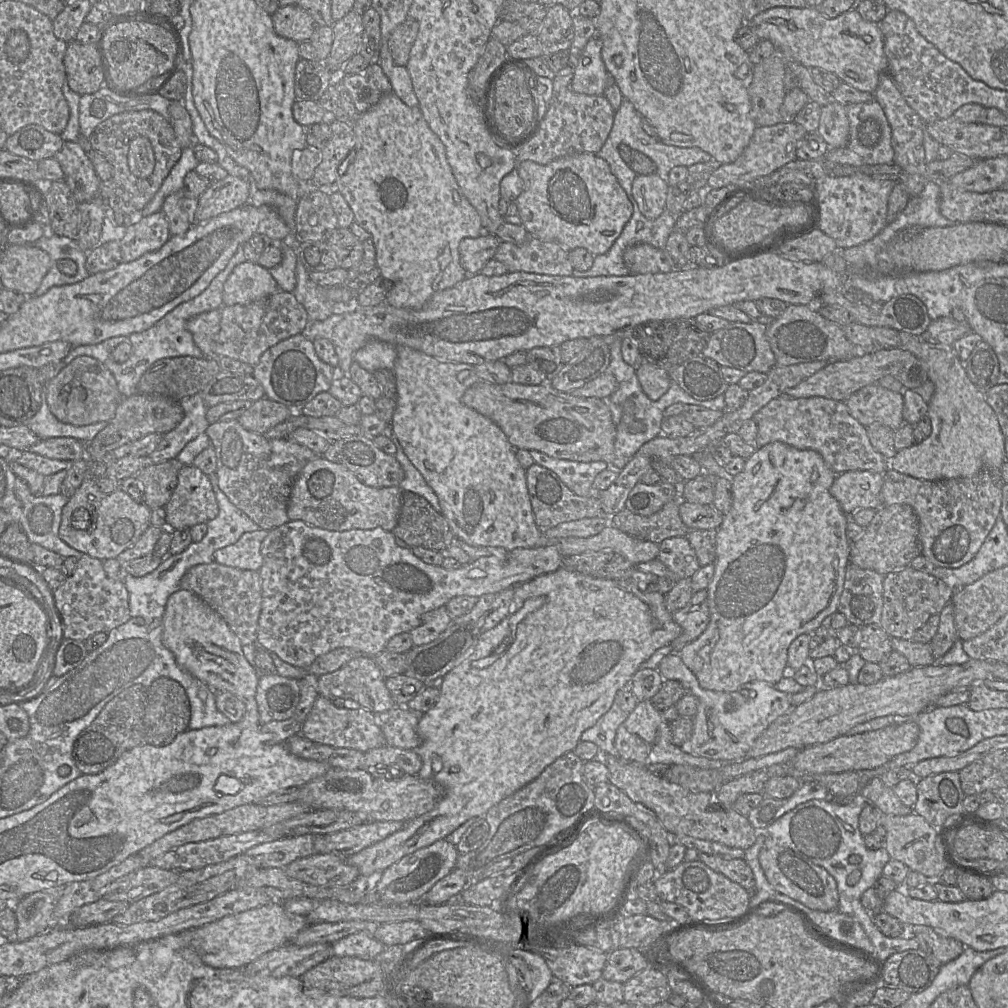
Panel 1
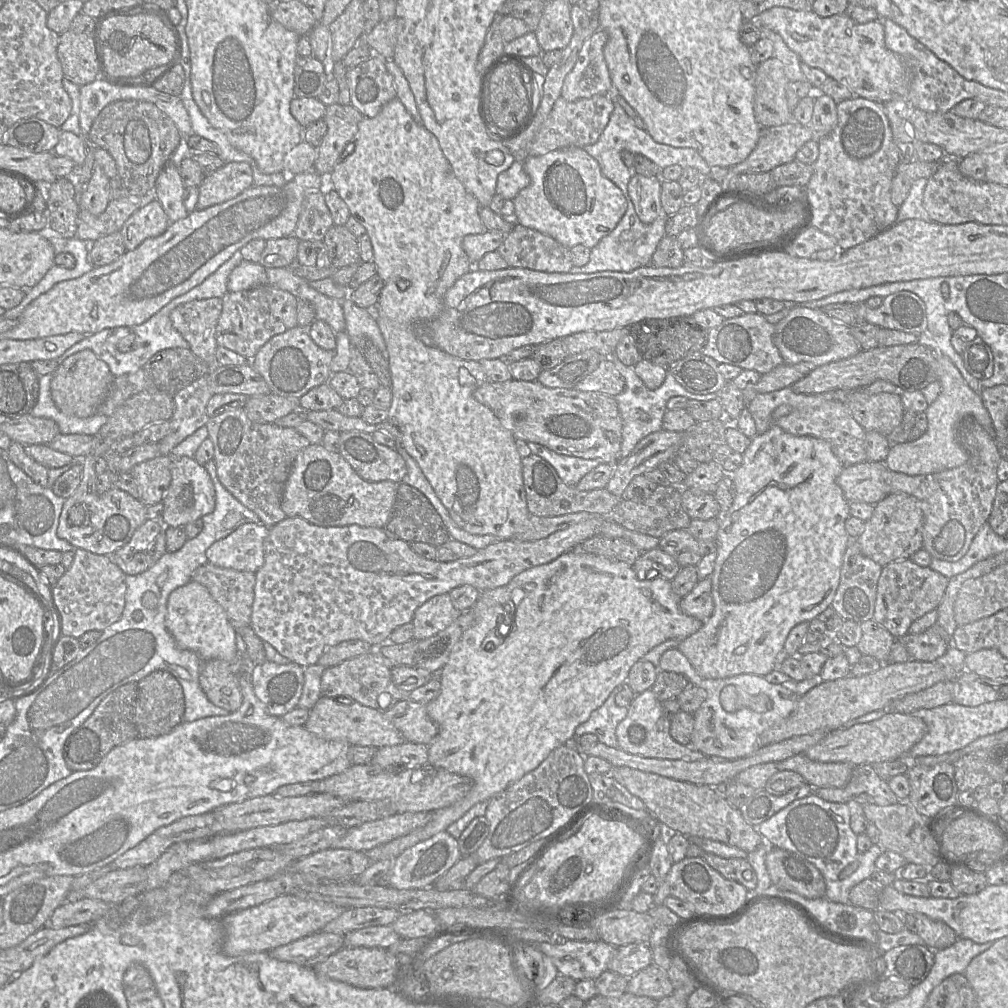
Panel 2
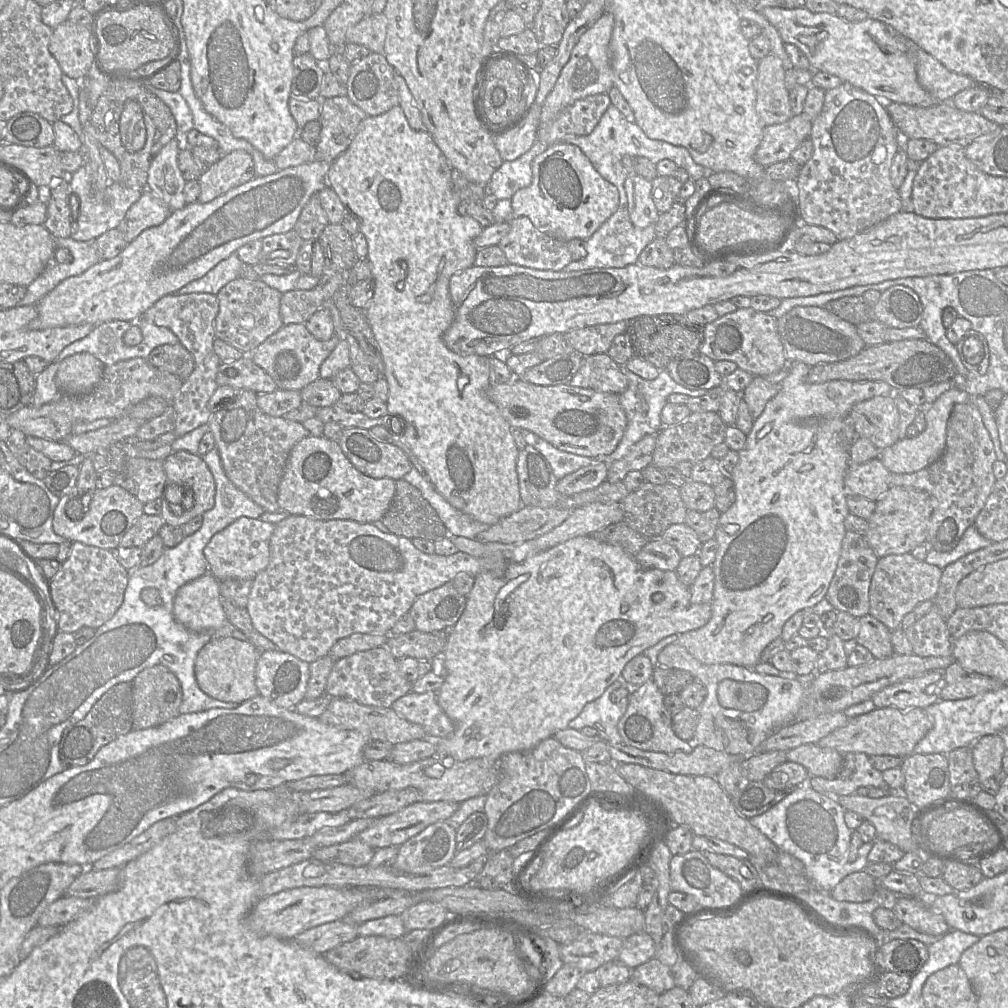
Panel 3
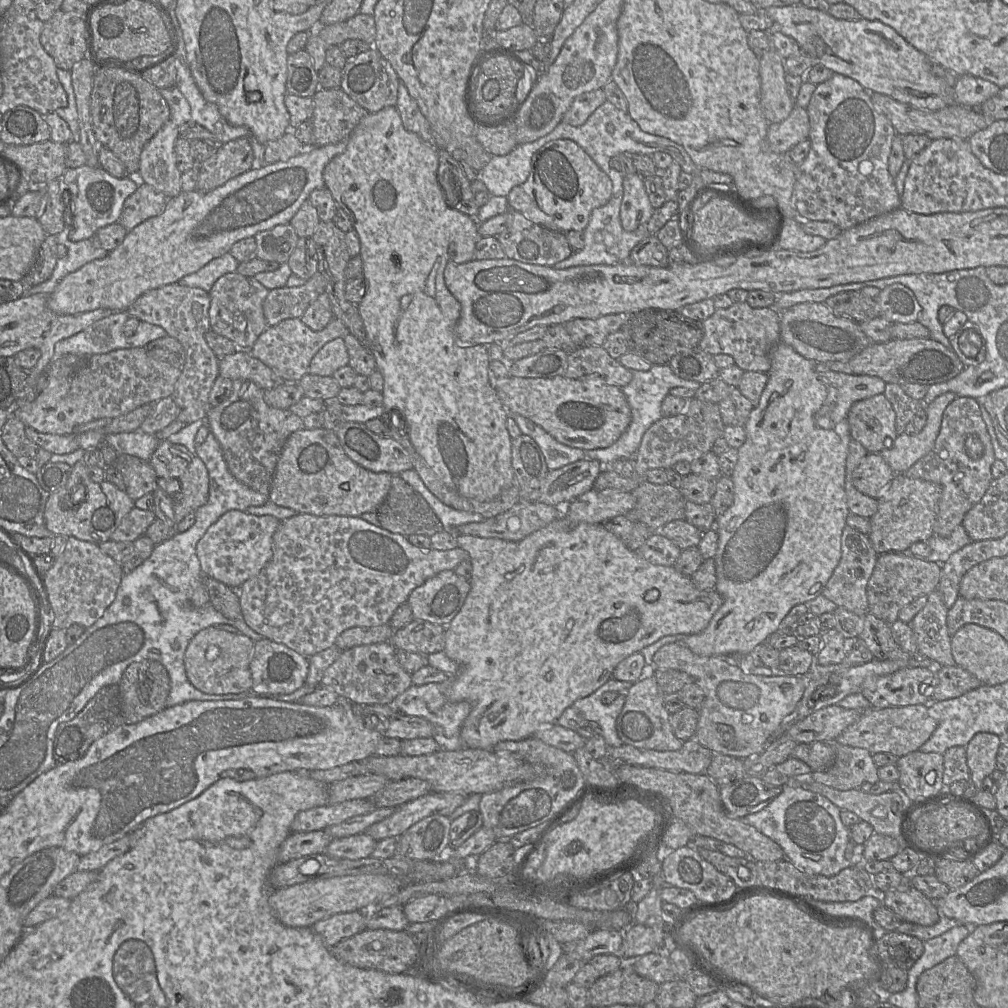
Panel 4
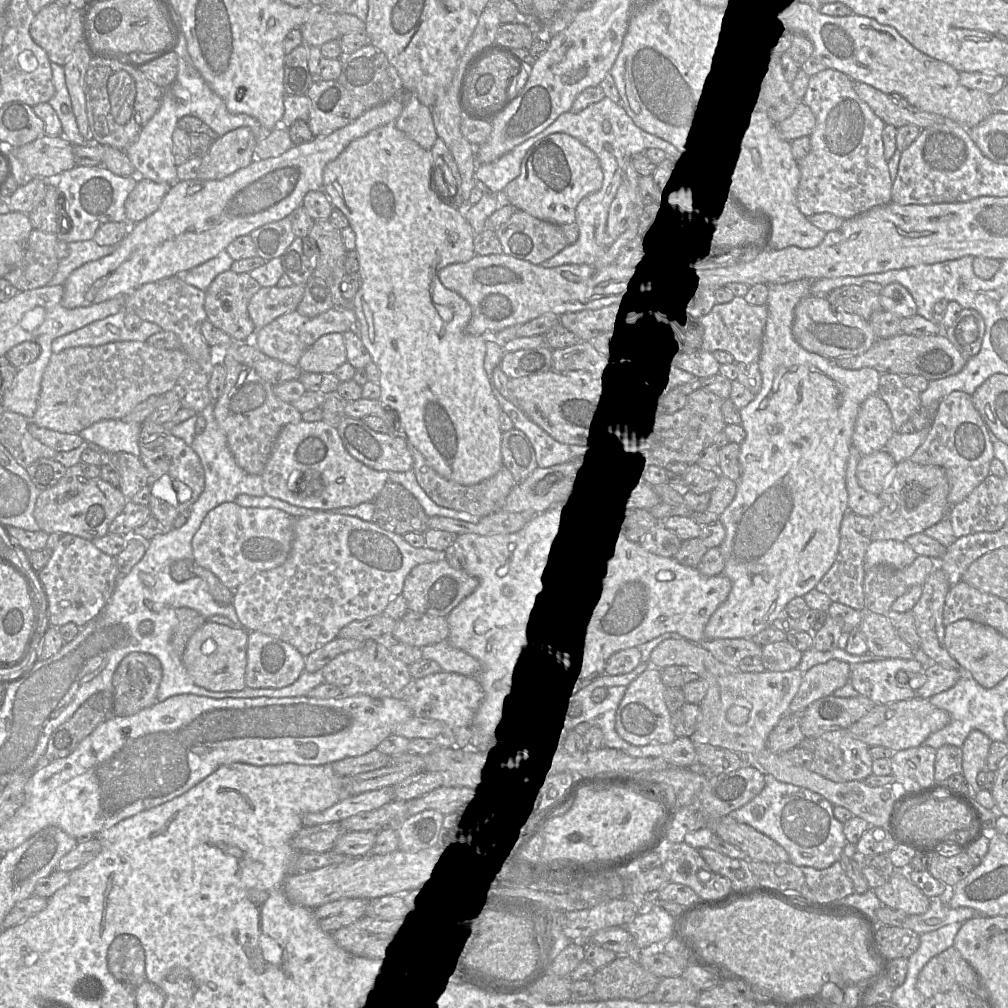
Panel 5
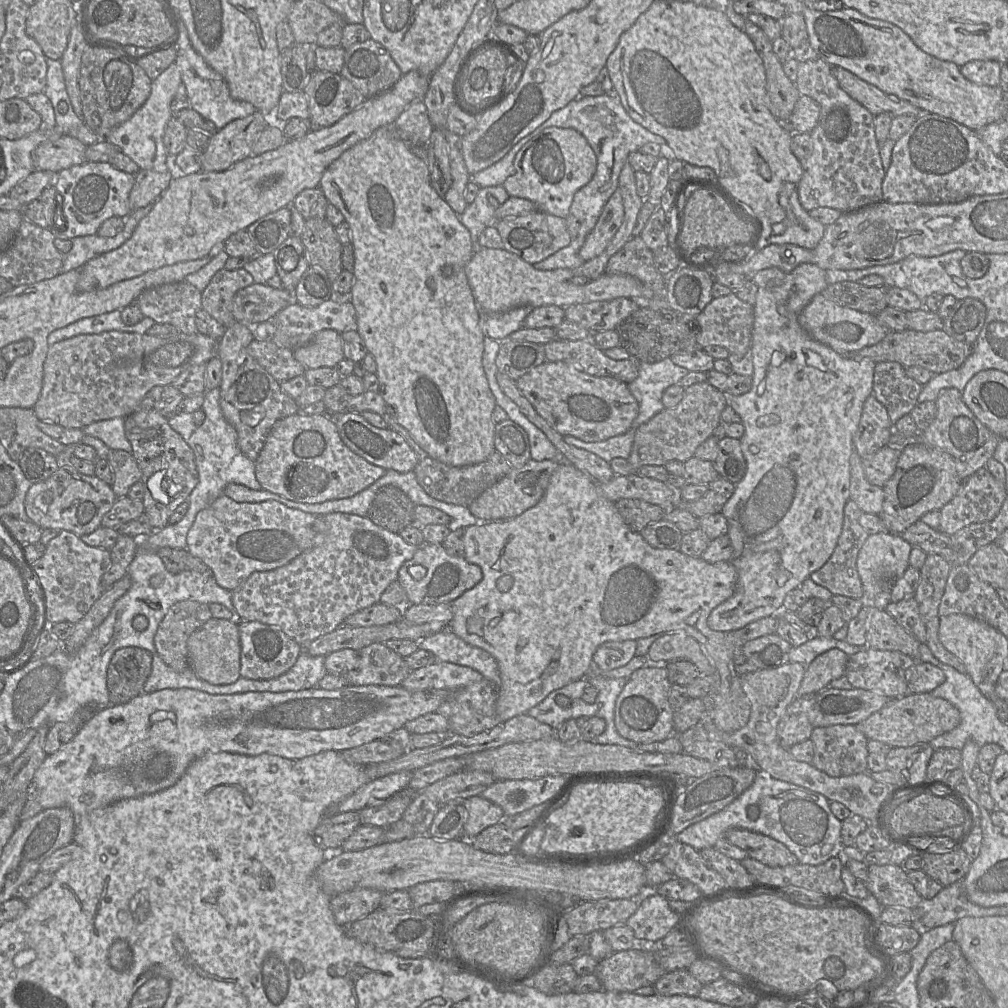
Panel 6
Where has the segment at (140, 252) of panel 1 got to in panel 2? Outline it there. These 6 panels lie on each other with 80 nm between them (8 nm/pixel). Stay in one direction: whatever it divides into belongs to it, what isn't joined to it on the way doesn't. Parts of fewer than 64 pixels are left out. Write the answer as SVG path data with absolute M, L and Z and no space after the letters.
M157 198L134 212L121 227L126 251L137 248L145 239L163 234L170 224Z

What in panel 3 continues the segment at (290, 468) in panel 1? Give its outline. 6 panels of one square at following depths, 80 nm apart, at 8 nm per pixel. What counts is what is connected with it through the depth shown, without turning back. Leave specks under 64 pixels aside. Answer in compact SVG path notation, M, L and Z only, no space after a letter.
M240 390L238 397L229 405L213 413L208 421L209 431L214 436L224 472L228 479L264 512L280 510L277 496L292 448L310 435L300 422L273 417L260 410L256 392Z

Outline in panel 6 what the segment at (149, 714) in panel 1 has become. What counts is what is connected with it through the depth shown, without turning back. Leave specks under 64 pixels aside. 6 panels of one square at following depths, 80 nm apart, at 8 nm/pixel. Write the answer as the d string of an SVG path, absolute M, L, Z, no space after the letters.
M138 647L118 649L112 656L107 668L107 689L109 706L121 705L144 692L144 684L152 670L152 655Z

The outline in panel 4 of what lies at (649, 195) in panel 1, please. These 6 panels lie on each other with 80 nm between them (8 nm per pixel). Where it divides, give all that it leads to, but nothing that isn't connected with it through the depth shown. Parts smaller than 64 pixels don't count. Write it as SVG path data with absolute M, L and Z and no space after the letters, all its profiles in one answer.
M637 173L627 175L623 181L624 195L620 207L622 228L633 232L642 224L647 224L653 215L651 205L645 189L644 179Z

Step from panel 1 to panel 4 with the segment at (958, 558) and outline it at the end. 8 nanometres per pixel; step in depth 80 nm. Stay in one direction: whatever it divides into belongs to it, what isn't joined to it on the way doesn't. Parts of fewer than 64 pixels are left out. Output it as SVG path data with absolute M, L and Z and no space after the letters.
M957 396L943 413L933 449L903 473L908 478L940 486L942 496L933 526L934 535L950 536L961 525L965 514L982 499L993 479L991 467L995 459L979 401L969 396Z

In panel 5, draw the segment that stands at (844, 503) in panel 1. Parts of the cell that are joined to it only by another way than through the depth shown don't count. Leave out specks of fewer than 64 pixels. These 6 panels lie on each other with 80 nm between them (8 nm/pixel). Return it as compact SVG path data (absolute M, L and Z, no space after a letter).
M886 450L862 455L857 467L859 485L867 492L880 496L889 485L889 478L896 467L897 463Z

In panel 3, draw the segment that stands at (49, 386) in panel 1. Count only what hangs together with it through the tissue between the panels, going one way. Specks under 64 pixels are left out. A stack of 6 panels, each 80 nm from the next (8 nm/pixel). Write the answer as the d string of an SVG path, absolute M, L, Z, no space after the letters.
M78 353L59 363L56 385L63 394L81 396L100 382L105 365L90 353Z

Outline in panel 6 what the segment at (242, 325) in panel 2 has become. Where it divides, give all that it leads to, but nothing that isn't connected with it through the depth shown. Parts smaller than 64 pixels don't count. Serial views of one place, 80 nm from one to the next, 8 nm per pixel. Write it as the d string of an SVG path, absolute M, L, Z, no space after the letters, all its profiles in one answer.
M244 268L220 269L202 291L202 309L225 328L230 327L236 322L232 313L236 293L253 283L252 275Z

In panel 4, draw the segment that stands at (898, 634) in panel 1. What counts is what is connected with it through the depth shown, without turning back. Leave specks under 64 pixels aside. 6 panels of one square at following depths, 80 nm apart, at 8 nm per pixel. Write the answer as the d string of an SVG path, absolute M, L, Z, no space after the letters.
M886 552L878 555L866 588L869 612L889 625L893 624L898 620L898 613L903 607L937 590L941 572L940 564L910 553Z

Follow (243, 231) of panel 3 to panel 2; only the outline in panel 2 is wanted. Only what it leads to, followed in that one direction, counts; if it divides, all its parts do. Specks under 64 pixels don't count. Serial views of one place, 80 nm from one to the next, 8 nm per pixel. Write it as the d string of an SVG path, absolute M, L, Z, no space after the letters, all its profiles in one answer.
M314 169L295 175L282 187L251 186L235 198L208 208L195 209L185 218L168 225L166 231L154 238L145 239L137 248L125 251L114 262L93 267L79 278L54 285L32 301L19 316L18 323L2 334L4 339L29 340L79 332L91 335L106 328L134 327L146 322L171 300L200 285L225 263L236 251L253 239L279 239L294 235L307 191L325 190L326 177Z

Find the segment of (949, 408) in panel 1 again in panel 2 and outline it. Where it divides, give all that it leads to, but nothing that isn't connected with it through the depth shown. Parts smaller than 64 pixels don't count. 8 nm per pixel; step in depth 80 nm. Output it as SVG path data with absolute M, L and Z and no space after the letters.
M938 351L938 381L941 383L941 392L925 411L928 421L927 431L917 440L891 446L884 462L890 471L916 476L952 469L965 464L969 455L957 440L956 427L967 416L974 417L994 437L992 419L981 395L967 384L950 358L941 351Z

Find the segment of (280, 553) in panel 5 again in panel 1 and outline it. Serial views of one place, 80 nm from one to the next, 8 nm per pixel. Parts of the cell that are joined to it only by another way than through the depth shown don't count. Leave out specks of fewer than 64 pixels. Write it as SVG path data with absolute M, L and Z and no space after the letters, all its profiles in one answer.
M264 529L244 533L236 543L216 550L214 562L242 570L259 571L263 563L261 545L267 534L268 531Z

